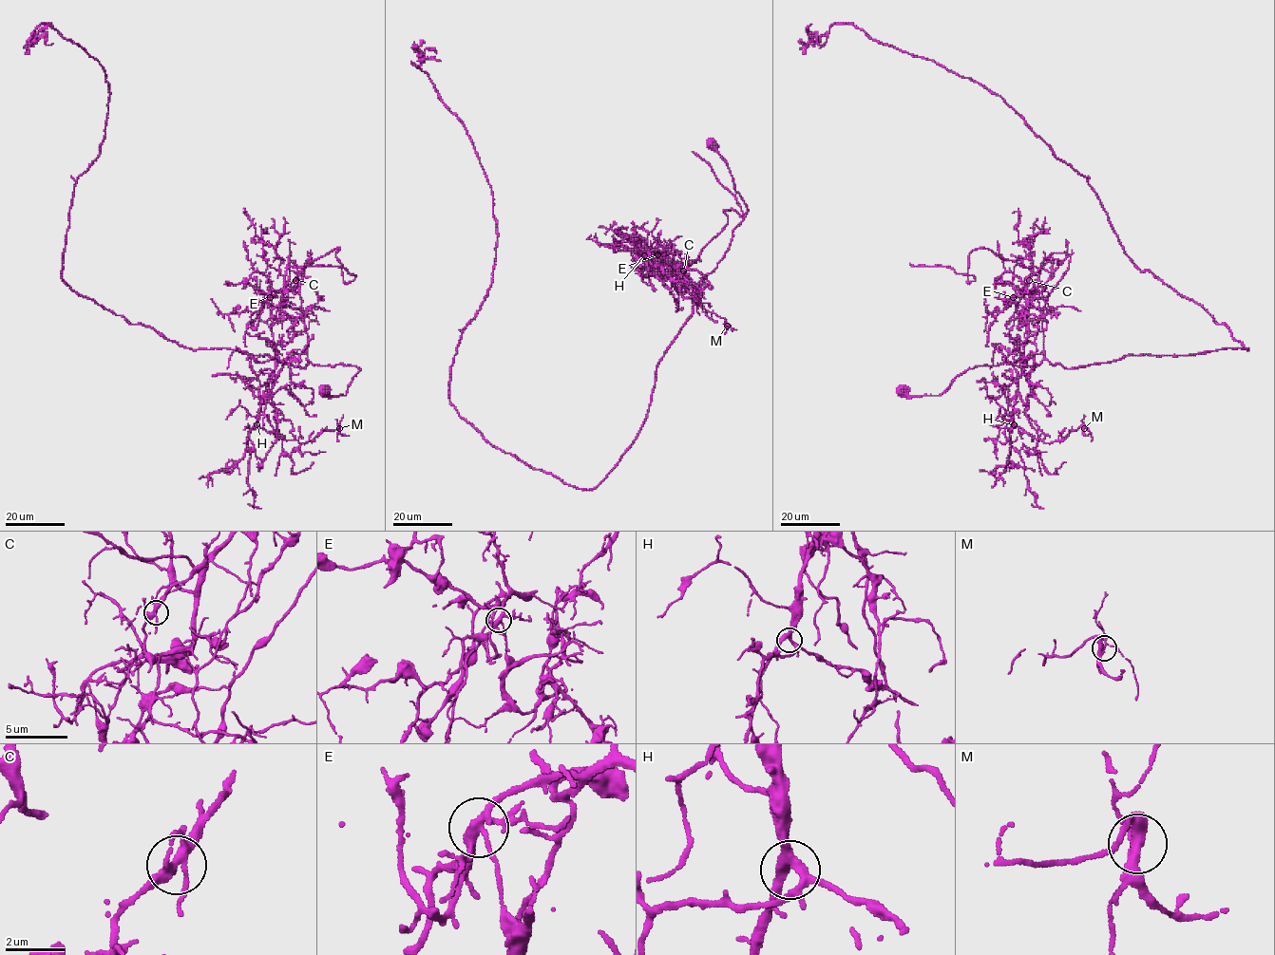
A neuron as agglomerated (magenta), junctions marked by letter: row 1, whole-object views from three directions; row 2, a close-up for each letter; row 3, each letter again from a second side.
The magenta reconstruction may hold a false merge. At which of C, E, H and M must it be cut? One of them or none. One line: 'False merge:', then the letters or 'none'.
False merge: E

